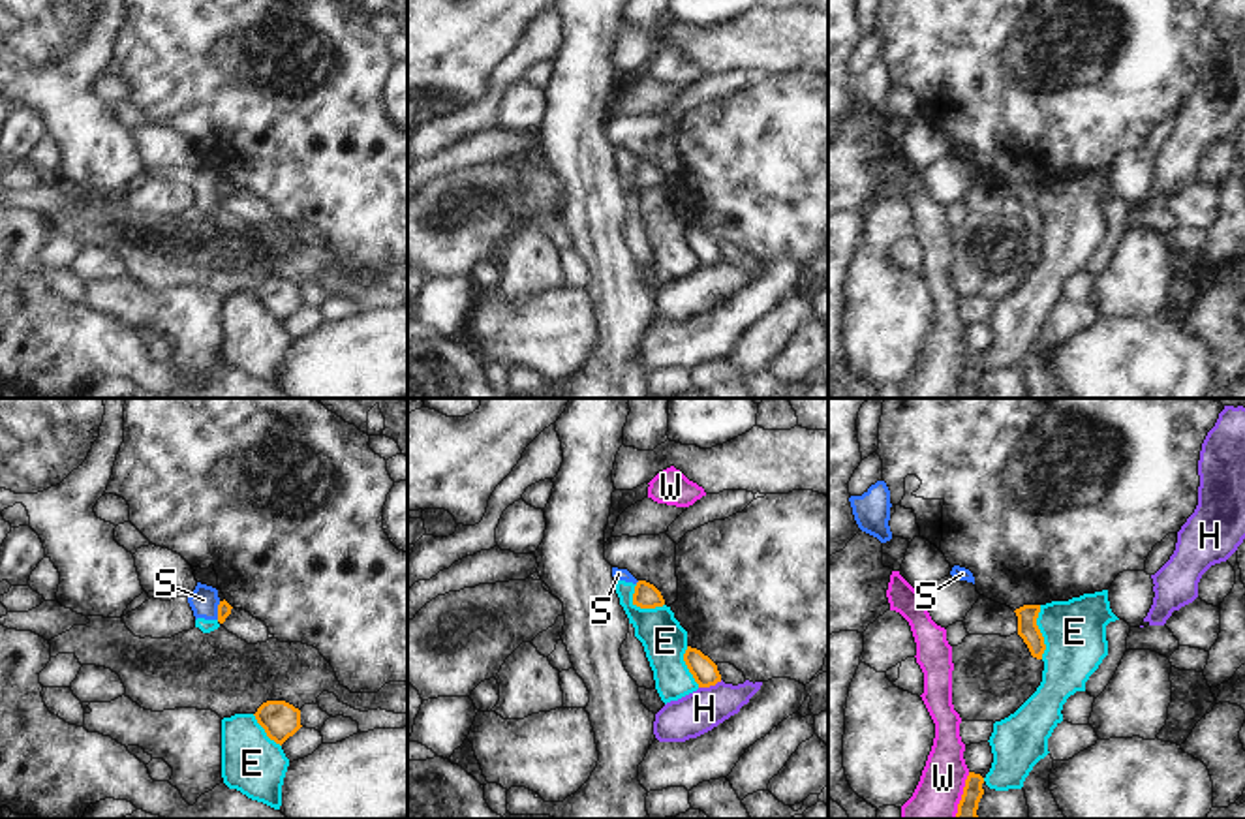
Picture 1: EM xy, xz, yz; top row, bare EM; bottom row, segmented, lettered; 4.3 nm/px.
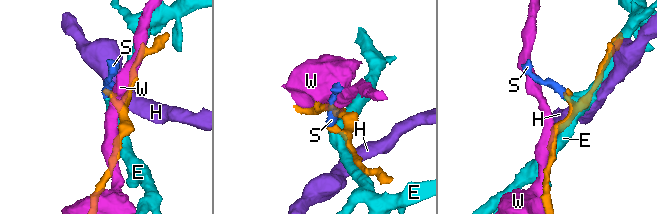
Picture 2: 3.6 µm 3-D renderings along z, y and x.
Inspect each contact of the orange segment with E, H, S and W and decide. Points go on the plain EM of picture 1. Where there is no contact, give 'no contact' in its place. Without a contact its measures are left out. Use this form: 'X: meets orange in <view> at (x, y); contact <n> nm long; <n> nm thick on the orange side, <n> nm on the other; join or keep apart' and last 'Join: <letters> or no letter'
E: meets orange in yz at (1039, 211); contact 240 nm long; 90 nm thick on the orange side, 280 nm on the other; keep apart
H: meets orange in xz at (710, 263); contact 110 nm long; 110 nm thick on the orange side, 180 nm on the other; keep apart
S: meets orange in xy at (218, 190); contact 80 nm long; 60 nm thick on the orange side, 120 nm on the other; keep apart
W: meets orange in yz at (962, 374); contact 220 nm long; 90 nm thick on the orange side, 240 nm on the other; keep apart
Join: no letter

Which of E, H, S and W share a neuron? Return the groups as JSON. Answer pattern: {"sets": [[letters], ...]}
{"sets": [["E", "S"], ["H"], ["W"]]}

